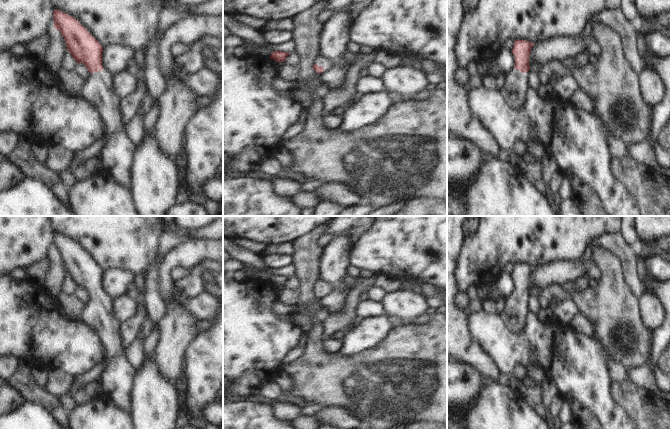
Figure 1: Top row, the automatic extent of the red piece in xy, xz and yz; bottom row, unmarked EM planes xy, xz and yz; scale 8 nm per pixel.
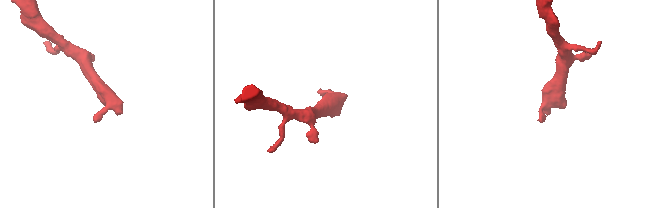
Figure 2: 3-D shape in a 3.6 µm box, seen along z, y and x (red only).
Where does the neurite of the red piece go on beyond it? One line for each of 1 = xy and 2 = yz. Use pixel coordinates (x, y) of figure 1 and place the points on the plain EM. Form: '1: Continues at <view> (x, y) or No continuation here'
1: Continues at xy (117, 377)
2: Continues at yz (516, 312)

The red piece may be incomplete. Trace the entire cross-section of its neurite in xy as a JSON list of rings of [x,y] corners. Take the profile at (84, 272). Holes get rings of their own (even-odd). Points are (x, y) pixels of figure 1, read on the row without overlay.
[[[55,233],[53,236],[54,253],[59,254],[65,264],[67,274],[77,287],[82,287],[91,297],[76,318],[77,321],[87,325],[101,340],[105,350],[104,369],[99,383],[115,405],[130,412],[130,395],[136,372],[131,368],[125,358],[121,346],[120,324],[114,315],[114,301],[103,294],[101,268],[79,247],[74,241]]]

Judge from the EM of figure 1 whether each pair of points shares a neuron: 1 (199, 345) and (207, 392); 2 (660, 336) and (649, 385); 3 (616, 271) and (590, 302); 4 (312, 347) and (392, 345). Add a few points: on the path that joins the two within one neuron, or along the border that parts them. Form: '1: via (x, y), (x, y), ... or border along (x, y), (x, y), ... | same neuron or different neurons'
1: via (204, 357), (204, 380) | same neuron
2: via (658, 348), (655, 358), (649, 365), (649, 373) | same neuron
3: via (612, 279), (598, 294) | same neuron
4: via (332, 363), (372, 361) | same neuron

